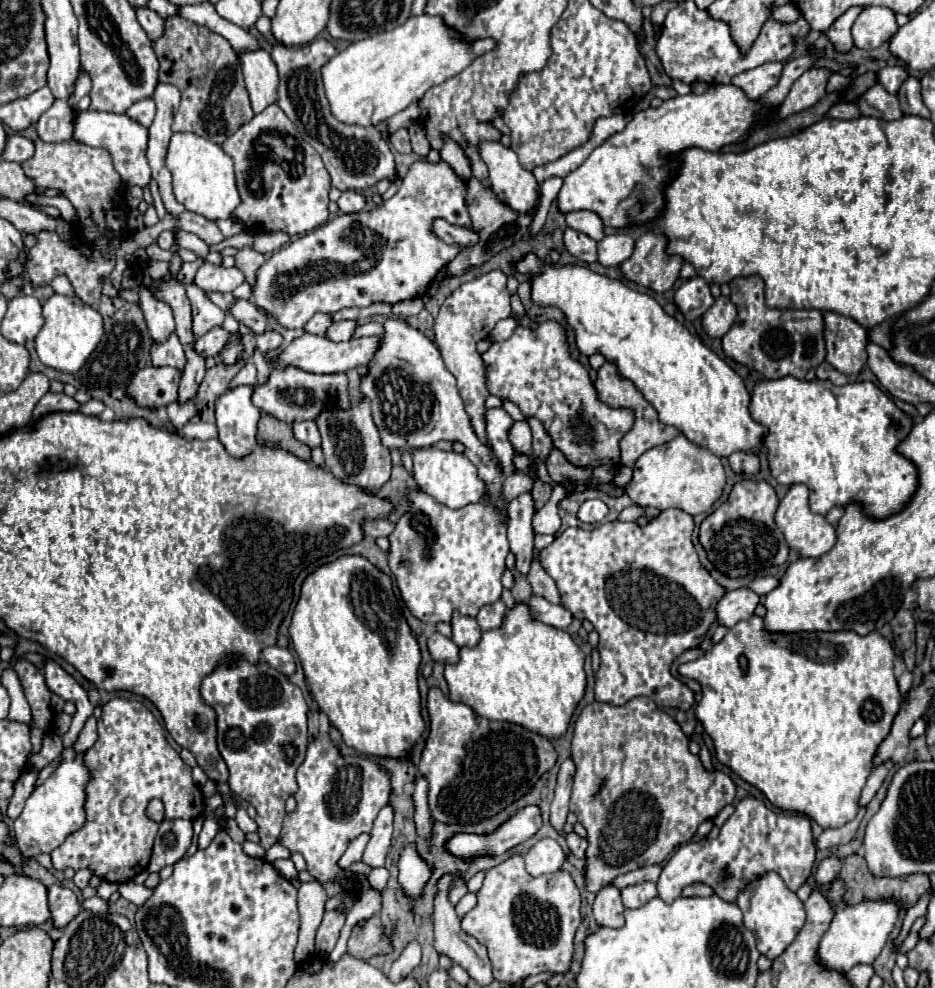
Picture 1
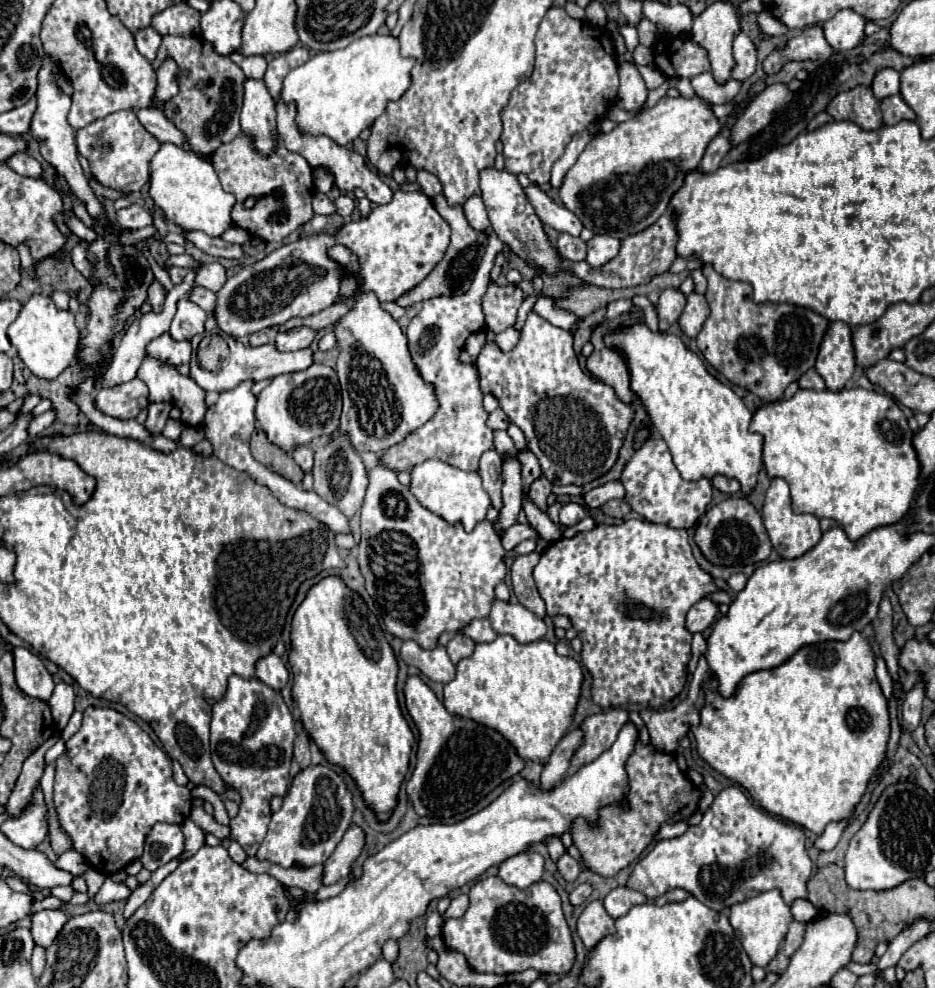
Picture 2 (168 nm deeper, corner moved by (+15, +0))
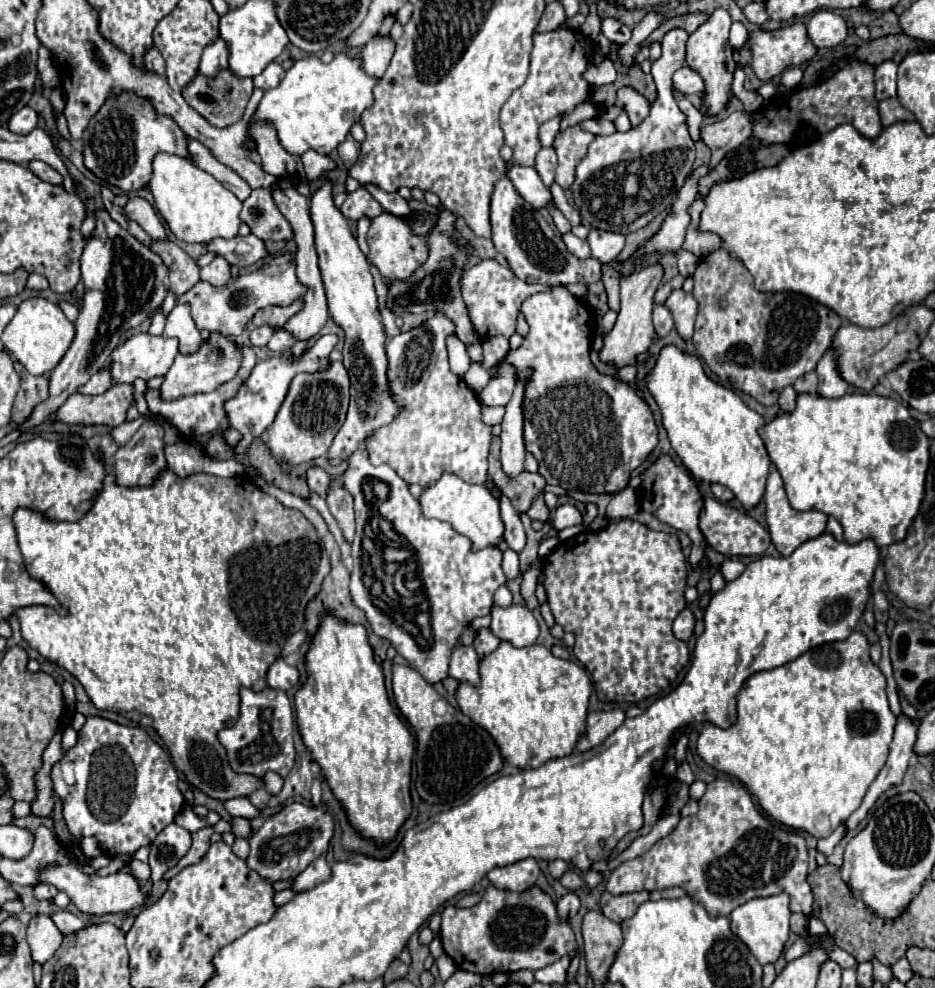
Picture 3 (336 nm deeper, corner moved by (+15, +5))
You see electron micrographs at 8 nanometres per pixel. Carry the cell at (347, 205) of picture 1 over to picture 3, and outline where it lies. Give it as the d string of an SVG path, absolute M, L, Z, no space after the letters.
M357 188L355 192L351 192L349 196L347 196L347 200L343 202L343 206L341 206L341 212L349 218L349 220L353 220L353 222L357 222L357 220L361 220L361 218L375 218L377 214L381 214L383 212L383 208L379 206L379 202L365 190L365 188Z

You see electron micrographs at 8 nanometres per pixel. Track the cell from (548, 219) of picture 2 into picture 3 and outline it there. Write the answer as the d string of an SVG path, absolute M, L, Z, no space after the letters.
M509 162L507 178L513 182L515 190L533 206L533 208L545 208L551 200L551 192L541 182L539 174L531 166L517 166L515 162Z

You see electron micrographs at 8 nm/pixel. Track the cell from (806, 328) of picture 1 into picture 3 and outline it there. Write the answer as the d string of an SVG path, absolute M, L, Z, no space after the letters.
M725 248L707 254L699 262L693 282L695 286L691 294L699 302L699 312L691 342L697 354L705 360L709 370L719 376L721 382L729 382L733 388L753 396L765 406L777 404L777 398L785 386L791 386L799 376L815 370L817 362L831 346L831 340L841 326L841 318L831 308L815 302L809 296L797 292L757 292L751 272Z

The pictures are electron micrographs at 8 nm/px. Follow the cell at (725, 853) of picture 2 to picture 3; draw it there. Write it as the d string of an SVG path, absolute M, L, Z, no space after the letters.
M719 778L707 784L695 816L681 818L675 830L661 838L643 856L619 864L611 872L605 888L613 896L619 896L679 886L689 898L693 898L693 902L701 902L705 910L709 910L711 918L717 918L717 914L729 916L737 906L753 898L789 892L793 884L793 892L789 892L791 912L803 912L809 918L809 932L815 938L815 944L819 944L827 952L829 960L835 960L841 968L857 968L857 960L845 950L833 946L825 924L813 916L813 894L805 880L807 875L805 838L763 818L755 810L749 792L739 782Z

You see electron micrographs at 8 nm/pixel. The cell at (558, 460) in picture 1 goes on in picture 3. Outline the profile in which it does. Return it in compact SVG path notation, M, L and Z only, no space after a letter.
M539 494L539 496L535 498L535 502L533 502L531 510L527 512L527 516L529 516L531 520L547 522L547 518L549 518L549 508L547 508L547 506L545 506L545 502L543 502L543 494Z

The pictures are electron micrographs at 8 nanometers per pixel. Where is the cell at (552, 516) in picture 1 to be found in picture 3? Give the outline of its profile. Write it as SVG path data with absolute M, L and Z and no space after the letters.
M505 550L503 554L503 574L507 576L507 580L515 580L521 572L519 572L519 556L513 550Z

